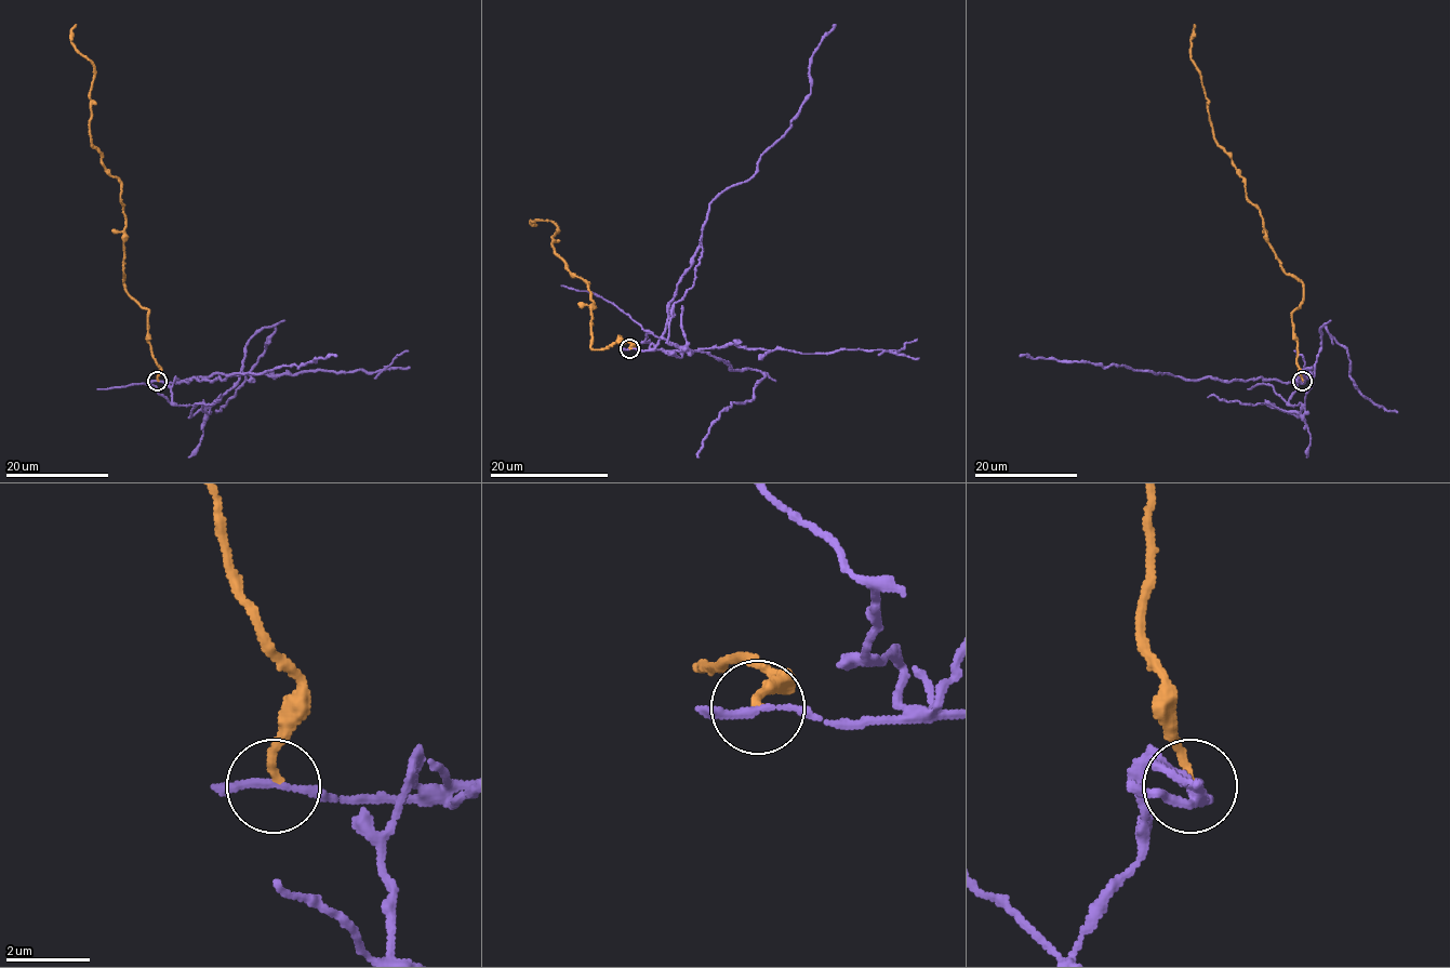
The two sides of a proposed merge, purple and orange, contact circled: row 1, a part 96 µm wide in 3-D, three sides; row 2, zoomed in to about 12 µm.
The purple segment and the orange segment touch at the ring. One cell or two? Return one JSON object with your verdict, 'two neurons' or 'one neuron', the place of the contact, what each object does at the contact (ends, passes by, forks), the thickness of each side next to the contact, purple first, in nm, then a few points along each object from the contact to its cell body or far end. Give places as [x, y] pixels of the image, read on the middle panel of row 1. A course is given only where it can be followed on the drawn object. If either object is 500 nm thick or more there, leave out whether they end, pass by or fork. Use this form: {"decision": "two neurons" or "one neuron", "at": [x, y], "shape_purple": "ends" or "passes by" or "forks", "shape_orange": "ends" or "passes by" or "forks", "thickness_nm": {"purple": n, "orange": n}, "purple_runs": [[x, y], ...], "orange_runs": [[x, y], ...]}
{"decision": "two neurons", "at": [629, 348], "shape_purple": "passes by", "shape_orange": "ends", "thickness_nm": {"purple": 180, "orange": 190}, "purple_runs": [[629, 348], [650, 350], [657, 344], [709, 204], [747, 181], [790, 127], [810, 93], [810, 58], [835, 24]], "orange_runs": [[629, 348], [619, 336], [609, 346], [590, 346], [588, 282], [554, 250], [557, 227], [532, 221], [536, 225]]}

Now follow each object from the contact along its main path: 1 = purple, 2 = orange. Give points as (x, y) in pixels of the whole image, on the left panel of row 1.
1: (157, 381), (222, 380), (336, 357)
2: (157, 380), (148, 310), (123, 281), (121, 182), (90, 137), (94, 65), (71, 41), (76, 25)

